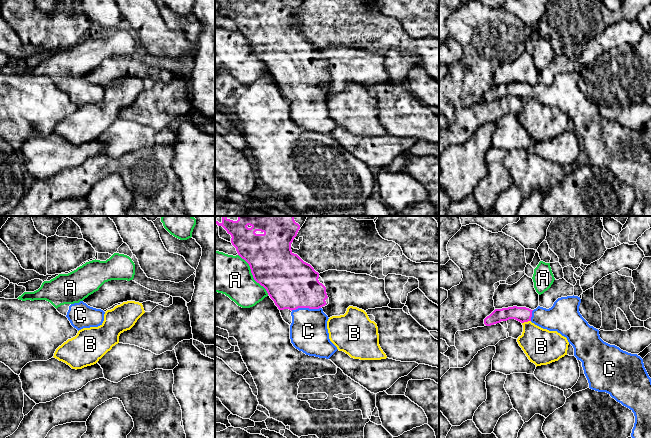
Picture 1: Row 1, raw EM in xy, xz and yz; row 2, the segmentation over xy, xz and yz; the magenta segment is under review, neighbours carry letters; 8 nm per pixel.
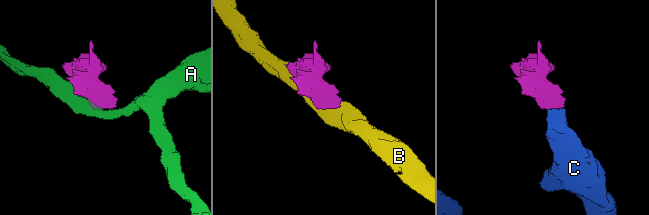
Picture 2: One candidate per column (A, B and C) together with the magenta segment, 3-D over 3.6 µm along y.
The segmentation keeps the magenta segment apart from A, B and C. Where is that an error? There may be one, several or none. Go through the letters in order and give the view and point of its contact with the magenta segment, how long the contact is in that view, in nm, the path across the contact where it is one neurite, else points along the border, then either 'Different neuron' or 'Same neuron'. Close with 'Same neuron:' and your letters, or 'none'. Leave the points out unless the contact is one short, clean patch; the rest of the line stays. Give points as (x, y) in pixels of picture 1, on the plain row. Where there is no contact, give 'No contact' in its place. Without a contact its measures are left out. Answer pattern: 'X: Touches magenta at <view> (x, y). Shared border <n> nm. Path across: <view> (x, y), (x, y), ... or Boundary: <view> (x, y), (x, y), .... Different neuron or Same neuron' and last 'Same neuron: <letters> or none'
A: Touches magenta at xz (252, 50). Shared border 400 nm. Different neuron
B: Touches magenta at yz (526, 97). Shared border 80 nm. Boundary: yz (530, 96), (522, 99). Different neuron
C: Touches magenta at xz (305, 83). Shared border 240 nm. Path across: xz (291, 59), (304, 72), (305, 83), (308, 94), (308, 107). Same neuron
Same neuron: C

